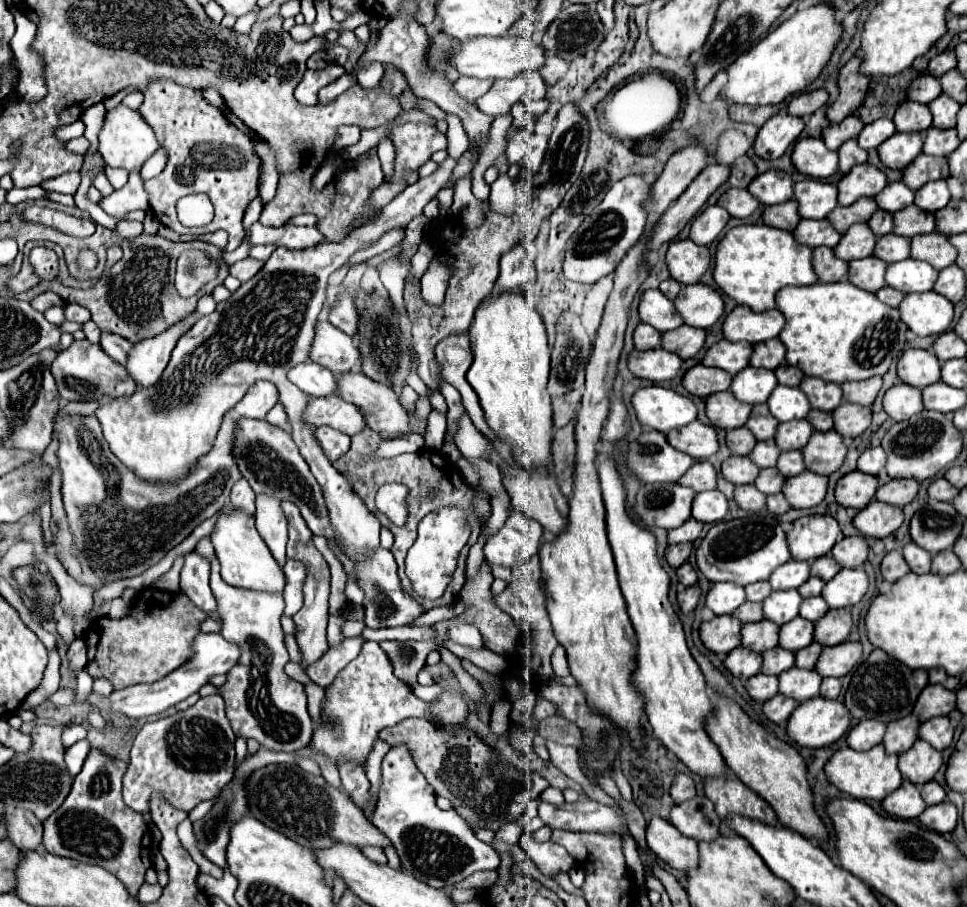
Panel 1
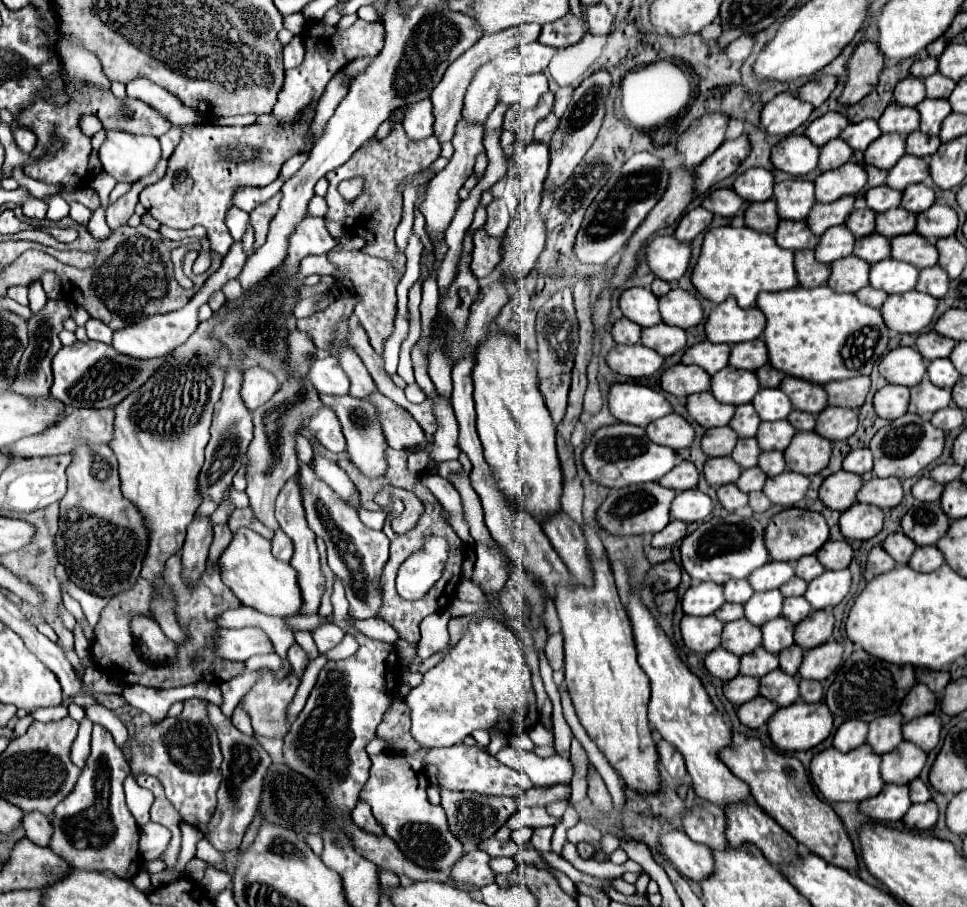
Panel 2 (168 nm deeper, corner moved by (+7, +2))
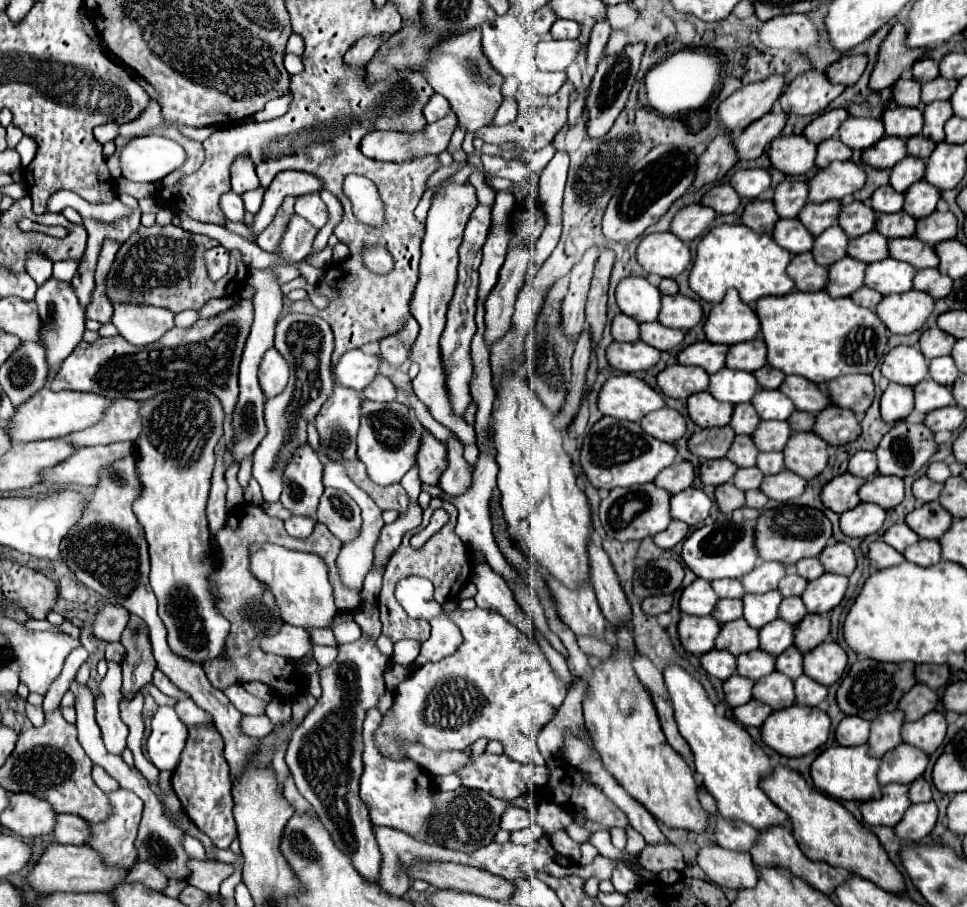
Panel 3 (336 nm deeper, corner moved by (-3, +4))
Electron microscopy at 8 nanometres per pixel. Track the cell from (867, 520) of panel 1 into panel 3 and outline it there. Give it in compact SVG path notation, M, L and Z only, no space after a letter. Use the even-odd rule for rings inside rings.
M858 504L840 516L840 528L850 538L866 538L876 534L886 520L886 510L876 504Z

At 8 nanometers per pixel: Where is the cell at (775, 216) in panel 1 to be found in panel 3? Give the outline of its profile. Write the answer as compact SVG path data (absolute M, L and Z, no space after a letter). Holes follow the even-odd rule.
M752 200L742 214L742 224L754 232L772 234L776 222L780 220L776 206L772 200Z

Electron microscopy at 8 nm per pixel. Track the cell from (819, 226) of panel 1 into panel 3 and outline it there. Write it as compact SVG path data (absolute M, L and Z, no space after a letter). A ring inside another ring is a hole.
M796 218L796 220L778 220L776 228L772 232L776 244L786 248L792 254L802 254L812 250L814 246L814 236L806 230L806 226Z

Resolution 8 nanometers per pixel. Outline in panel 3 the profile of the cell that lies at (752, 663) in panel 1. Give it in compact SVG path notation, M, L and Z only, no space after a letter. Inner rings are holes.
M710 650L702 654L700 662L708 674L720 680L728 680L732 674L736 674L736 656L726 654L722 650Z

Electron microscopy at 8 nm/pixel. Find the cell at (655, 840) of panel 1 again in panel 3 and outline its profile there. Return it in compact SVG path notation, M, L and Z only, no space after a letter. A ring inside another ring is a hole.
M704 846L696 854L698 866L706 878L716 886L726 888L752 888L758 882L758 872L748 852L732 852L720 846Z

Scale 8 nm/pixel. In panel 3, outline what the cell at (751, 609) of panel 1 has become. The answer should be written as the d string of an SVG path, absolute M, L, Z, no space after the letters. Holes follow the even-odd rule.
M720 600L716 604L712 616L720 624L726 624L726 622L732 622L732 620L742 618L742 600Z

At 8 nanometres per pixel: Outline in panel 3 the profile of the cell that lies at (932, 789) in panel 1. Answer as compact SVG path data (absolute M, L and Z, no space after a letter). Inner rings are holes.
M918 778L912 782L908 796L910 796L910 802L914 802L914 804L916 802L930 802L932 800L932 788L924 778Z

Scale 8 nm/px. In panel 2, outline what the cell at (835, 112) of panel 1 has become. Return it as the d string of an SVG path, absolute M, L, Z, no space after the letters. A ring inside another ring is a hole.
M862 42L848 62L848 82L840 96L840 102L856 104L864 96L868 96L878 86L878 78L884 70L884 64L886 58L878 50L876 42Z

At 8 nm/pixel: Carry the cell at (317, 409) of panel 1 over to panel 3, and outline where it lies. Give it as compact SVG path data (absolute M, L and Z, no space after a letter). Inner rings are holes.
M362 398L362 418L358 432L358 458L366 464L368 476L380 484L388 486L400 482L402 476L416 464L416 452L420 446L420 436L424 428L410 410L410 420L406 418L406 406L400 402L372 402Z

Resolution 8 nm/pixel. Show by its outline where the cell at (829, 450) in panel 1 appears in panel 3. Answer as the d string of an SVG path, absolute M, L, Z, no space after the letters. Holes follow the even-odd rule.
M794 432L784 448L784 460L788 470L812 480L828 464L828 444L814 432Z

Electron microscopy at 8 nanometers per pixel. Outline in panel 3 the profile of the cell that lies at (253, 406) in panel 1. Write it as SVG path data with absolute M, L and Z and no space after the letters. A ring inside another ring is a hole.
M270 348L260 364L260 386L266 398L274 398L286 388L288 382L288 362L278 354L276 348Z

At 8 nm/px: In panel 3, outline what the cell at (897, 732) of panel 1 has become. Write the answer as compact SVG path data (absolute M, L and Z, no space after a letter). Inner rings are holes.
M902 710L886 712L872 720L868 746L870 746L870 754L874 758L882 758L888 750L894 750L894 746L898 746L902 742L902 734L900 734L902 724L904 724Z

